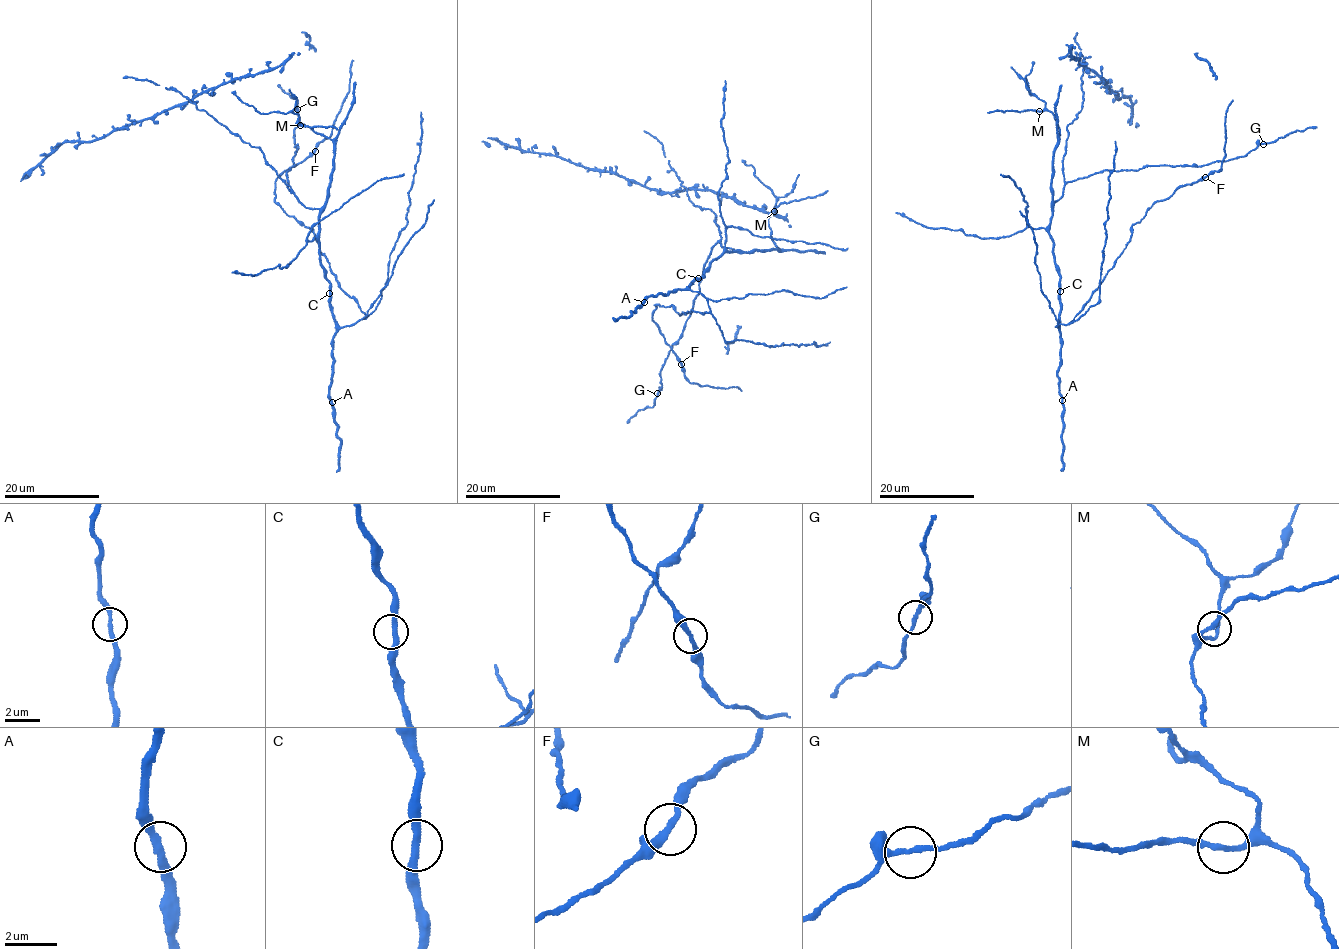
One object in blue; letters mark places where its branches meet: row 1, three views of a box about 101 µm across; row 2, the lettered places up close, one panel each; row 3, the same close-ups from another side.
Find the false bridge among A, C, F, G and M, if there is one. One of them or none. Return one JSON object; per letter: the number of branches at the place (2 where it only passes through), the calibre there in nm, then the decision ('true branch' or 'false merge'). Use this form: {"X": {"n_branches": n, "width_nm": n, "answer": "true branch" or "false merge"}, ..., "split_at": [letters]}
{"A": {"n_branches": 2, "width_nm": 240, "answer": "true branch"}, "C": {"n_branches": 2, "width_nm": 280, "answer": "true branch"}, "F": {"n_branches": 2, "width_nm": 240, "answer": "true branch"}, "G": {"n_branches": 2, "width_nm": 200, "answer": "true branch"}, "M": {"n_branches": 2, "width_nm": 200, "answer": "true branch"}, "split_at": []}

